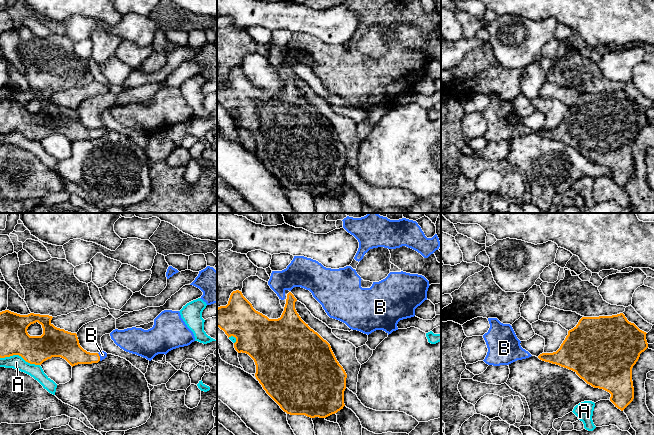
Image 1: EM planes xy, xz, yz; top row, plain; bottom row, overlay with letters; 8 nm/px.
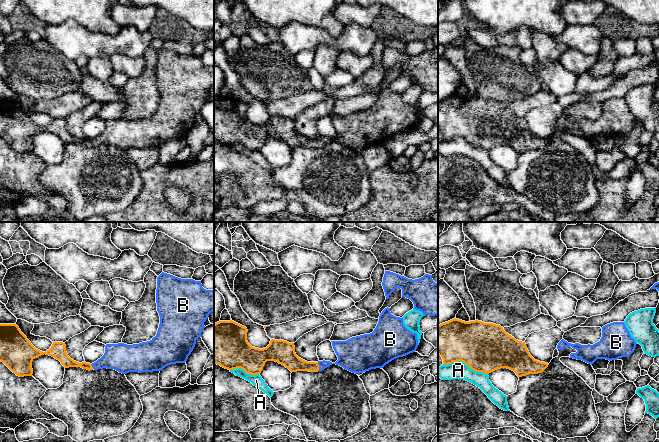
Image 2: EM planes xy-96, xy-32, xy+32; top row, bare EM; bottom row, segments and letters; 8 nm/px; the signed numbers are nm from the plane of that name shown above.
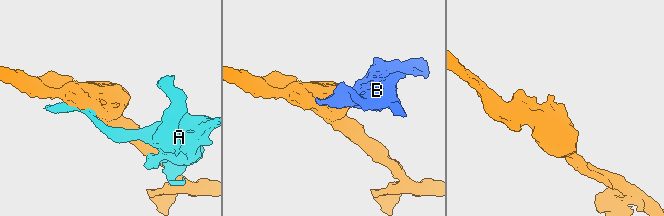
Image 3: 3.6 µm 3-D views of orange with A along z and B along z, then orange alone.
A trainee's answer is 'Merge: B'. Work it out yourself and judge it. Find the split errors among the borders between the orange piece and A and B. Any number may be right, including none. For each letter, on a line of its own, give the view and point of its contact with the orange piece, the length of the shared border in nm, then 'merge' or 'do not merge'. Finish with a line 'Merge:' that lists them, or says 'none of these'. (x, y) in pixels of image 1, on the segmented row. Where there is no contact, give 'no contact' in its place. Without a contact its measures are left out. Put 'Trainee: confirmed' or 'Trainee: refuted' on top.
Trainee: confirmed
A: xy (20, 355) | 320 nm | do not merge
B: xy (99, 357) | 70 nm | merge
Merge: B

